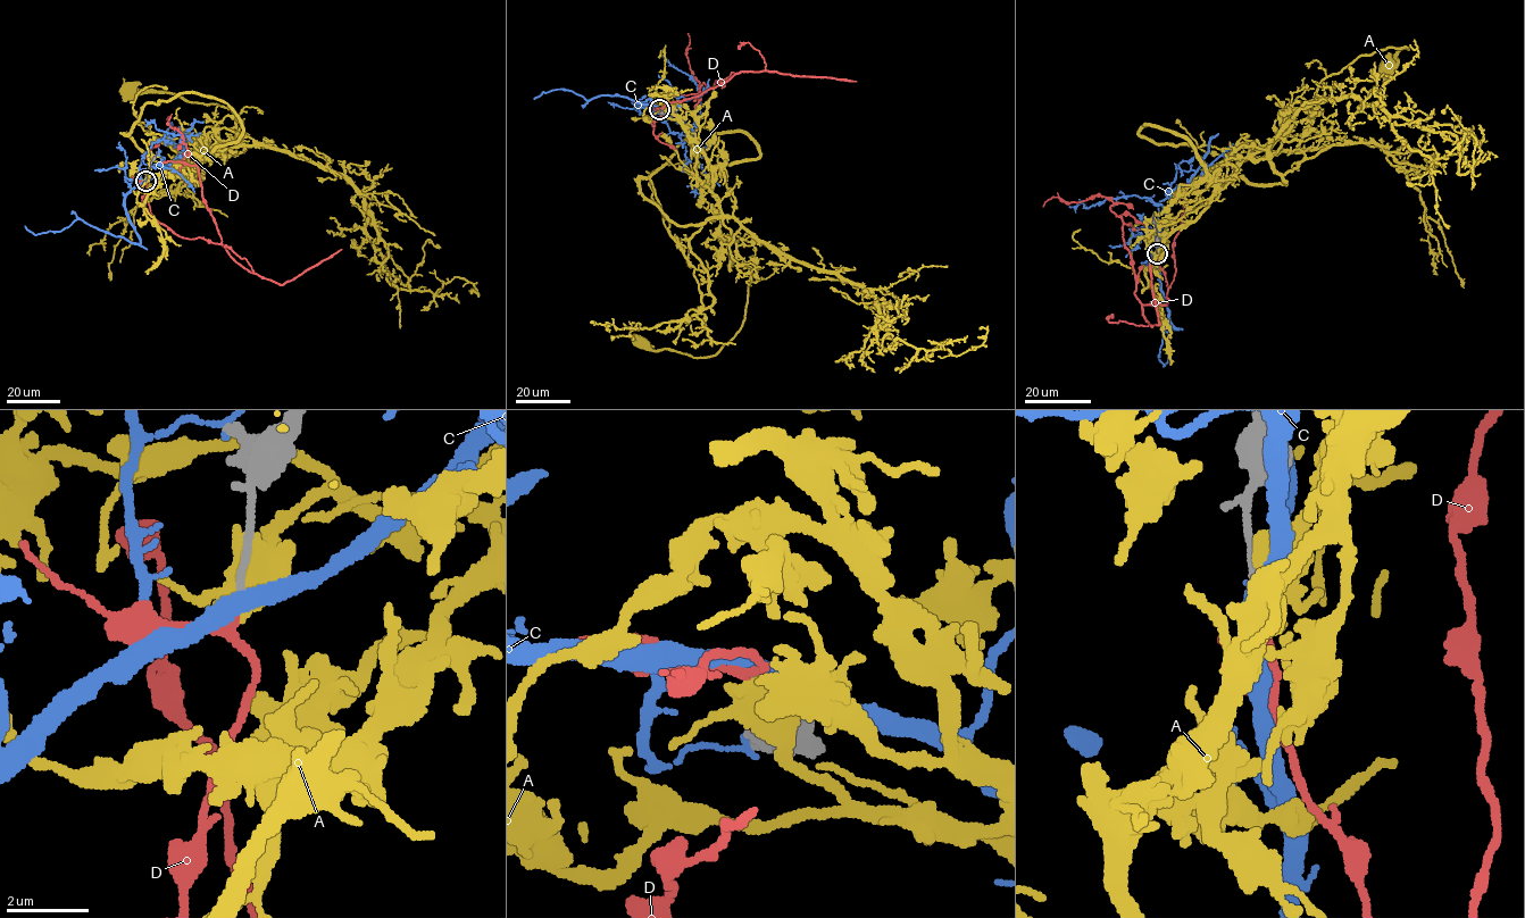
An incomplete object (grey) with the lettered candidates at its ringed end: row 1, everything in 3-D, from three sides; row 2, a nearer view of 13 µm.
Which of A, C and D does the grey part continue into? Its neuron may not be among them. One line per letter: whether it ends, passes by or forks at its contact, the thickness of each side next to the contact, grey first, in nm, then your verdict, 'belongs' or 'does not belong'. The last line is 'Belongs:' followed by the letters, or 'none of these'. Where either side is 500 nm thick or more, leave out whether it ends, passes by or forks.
A: it passes by | 170/480 nm | does not belong
C: it passes by | 180/400 nm | does not belong
D: it passes by | 160/170 nm | belongs
Belongs: D

